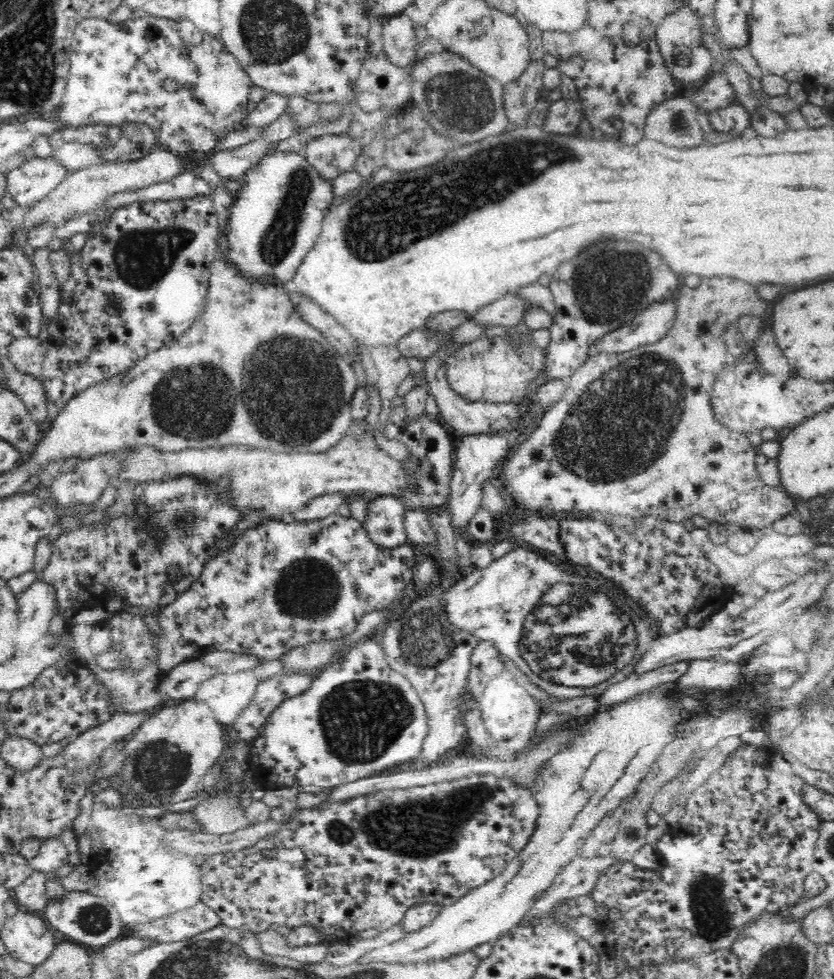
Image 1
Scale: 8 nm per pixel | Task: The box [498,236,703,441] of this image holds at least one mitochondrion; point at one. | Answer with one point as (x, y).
(605, 292)

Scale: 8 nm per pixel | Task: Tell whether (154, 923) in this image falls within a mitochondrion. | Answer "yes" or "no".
no

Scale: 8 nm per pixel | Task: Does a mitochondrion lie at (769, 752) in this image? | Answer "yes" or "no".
no

